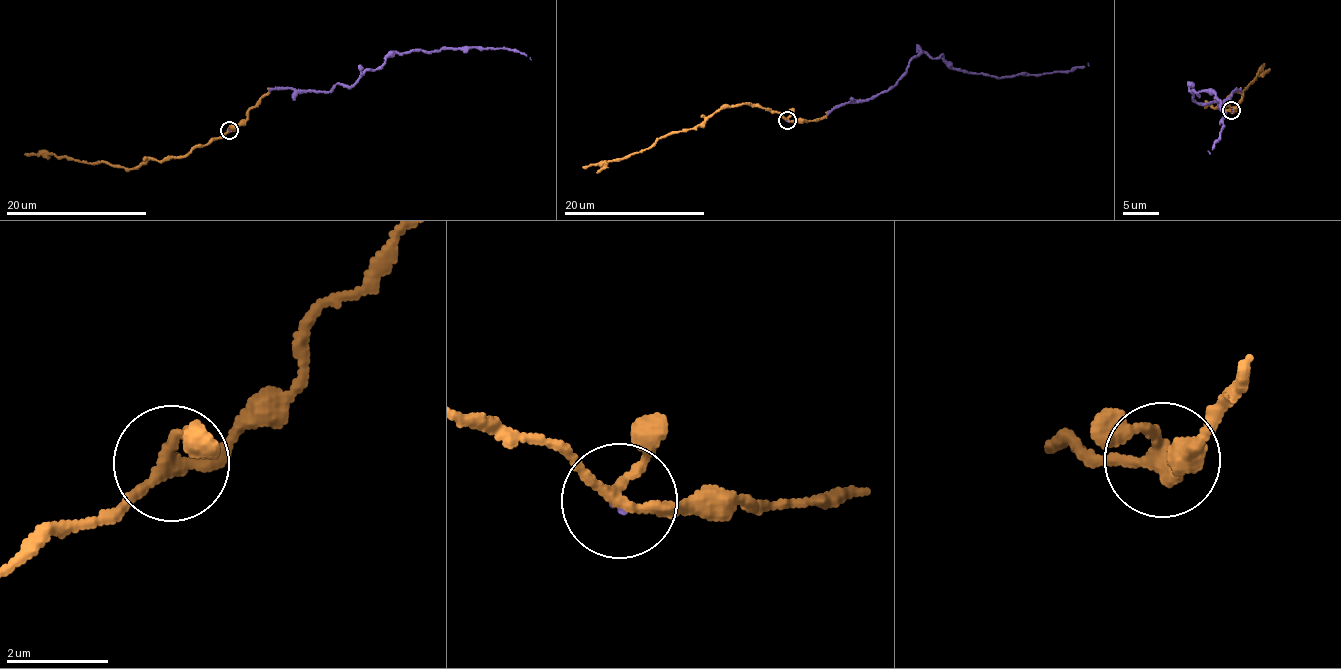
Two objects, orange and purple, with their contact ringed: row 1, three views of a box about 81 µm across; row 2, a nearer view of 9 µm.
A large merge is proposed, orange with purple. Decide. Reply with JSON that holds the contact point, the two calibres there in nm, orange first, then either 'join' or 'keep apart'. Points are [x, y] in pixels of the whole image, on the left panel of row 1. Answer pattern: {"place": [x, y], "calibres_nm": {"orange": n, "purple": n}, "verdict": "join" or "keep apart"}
{"place": [229, 130], "calibres_nm": {"orange": 220, "purple": 30}, "verdict": "join"}

